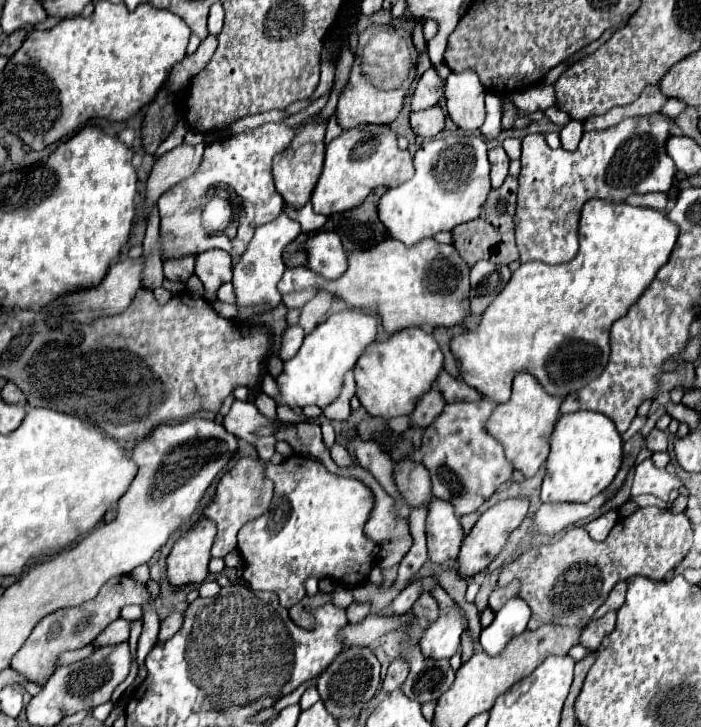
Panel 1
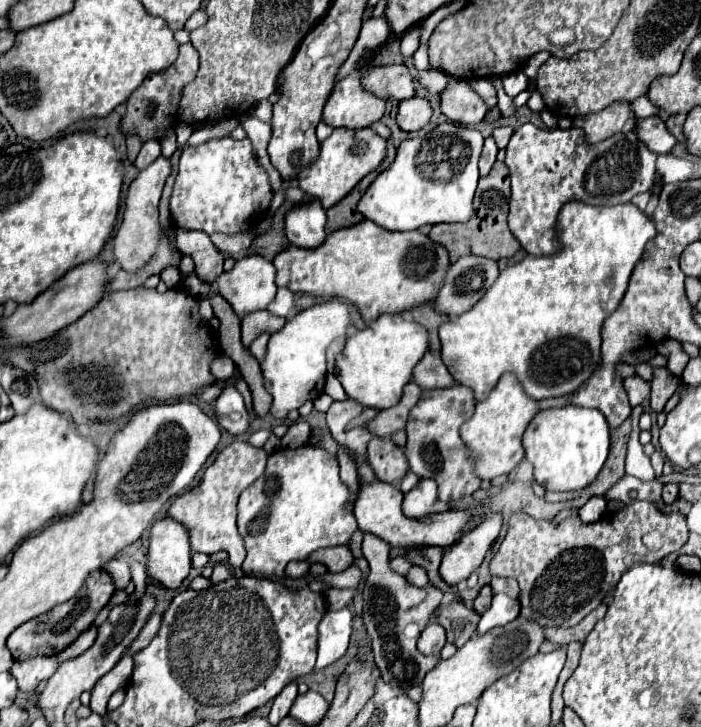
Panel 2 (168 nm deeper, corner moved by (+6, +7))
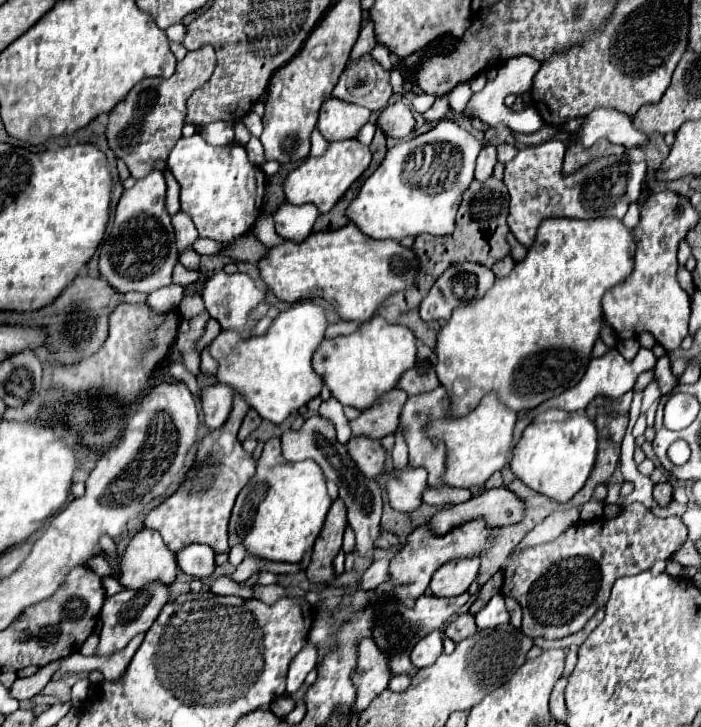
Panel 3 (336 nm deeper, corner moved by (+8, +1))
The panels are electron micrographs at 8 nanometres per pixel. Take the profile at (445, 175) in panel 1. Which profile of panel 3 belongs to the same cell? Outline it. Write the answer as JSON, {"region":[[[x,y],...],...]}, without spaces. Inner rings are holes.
{"region":[[[442,119],[428,133],[388,149],[382,165],[366,179],[358,197],[348,205],[348,219],[372,239],[400,241],[422,233],[452,233],[462,193],[474,181],[474,165],[482,147],[482,141],[460,129],[454,121]]]}

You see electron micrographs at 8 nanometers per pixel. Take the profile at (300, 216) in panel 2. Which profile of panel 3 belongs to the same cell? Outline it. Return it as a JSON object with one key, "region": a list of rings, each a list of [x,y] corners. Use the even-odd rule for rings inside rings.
{"region":[[[282,203],[278,211],[274,213],[276,233],[286,241],[304,241],[308,235],[312,235],[312,227],[318,219],[318,207],[312,203],[306,205],[290,205]]]}

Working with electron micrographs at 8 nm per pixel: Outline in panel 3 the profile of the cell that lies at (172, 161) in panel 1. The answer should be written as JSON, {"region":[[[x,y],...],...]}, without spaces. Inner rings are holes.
{"region":[[[152,171],[144,179],[138,179],[132,189],[126,189],[124,195],[120,197],[120,201],[118,201],[112,233],[100,249],[98,269],[100,269],[100,275],[110,285],[114,285],[120,293],[128,293],[128,291],[152,293],[152,291],[172,283],[172,269],[176,265],[178,253],[176,253],[176,243],[174,243],[174,229],[170,225],[168,213],[164,211],[164,199],[166,199],[164,175],[162,175],[162,171]]]}

